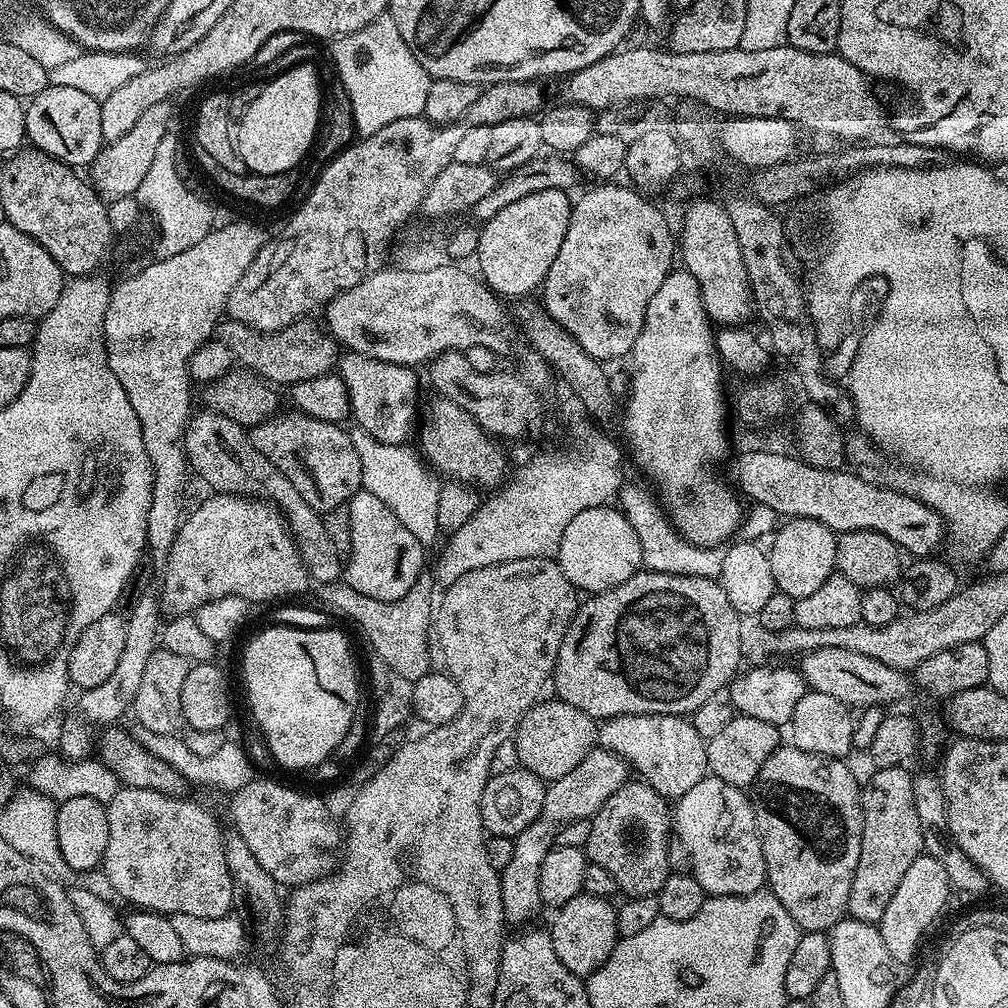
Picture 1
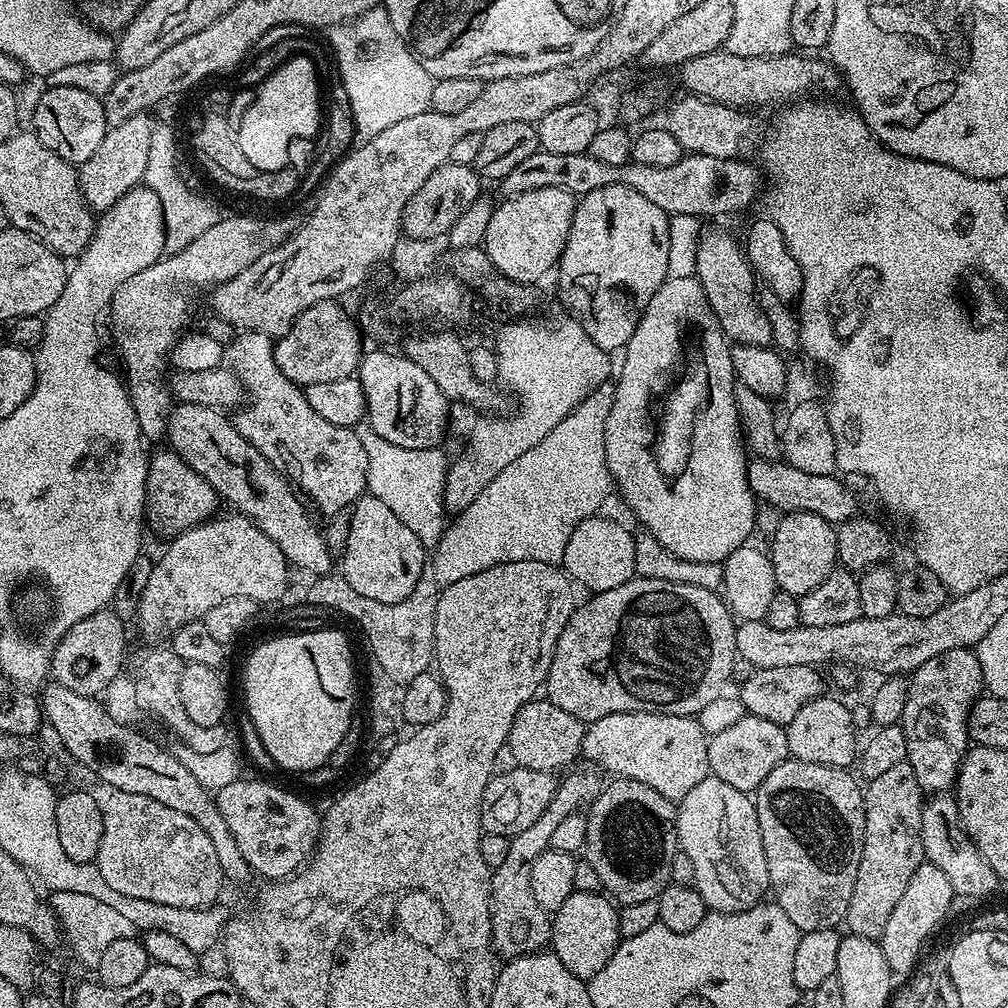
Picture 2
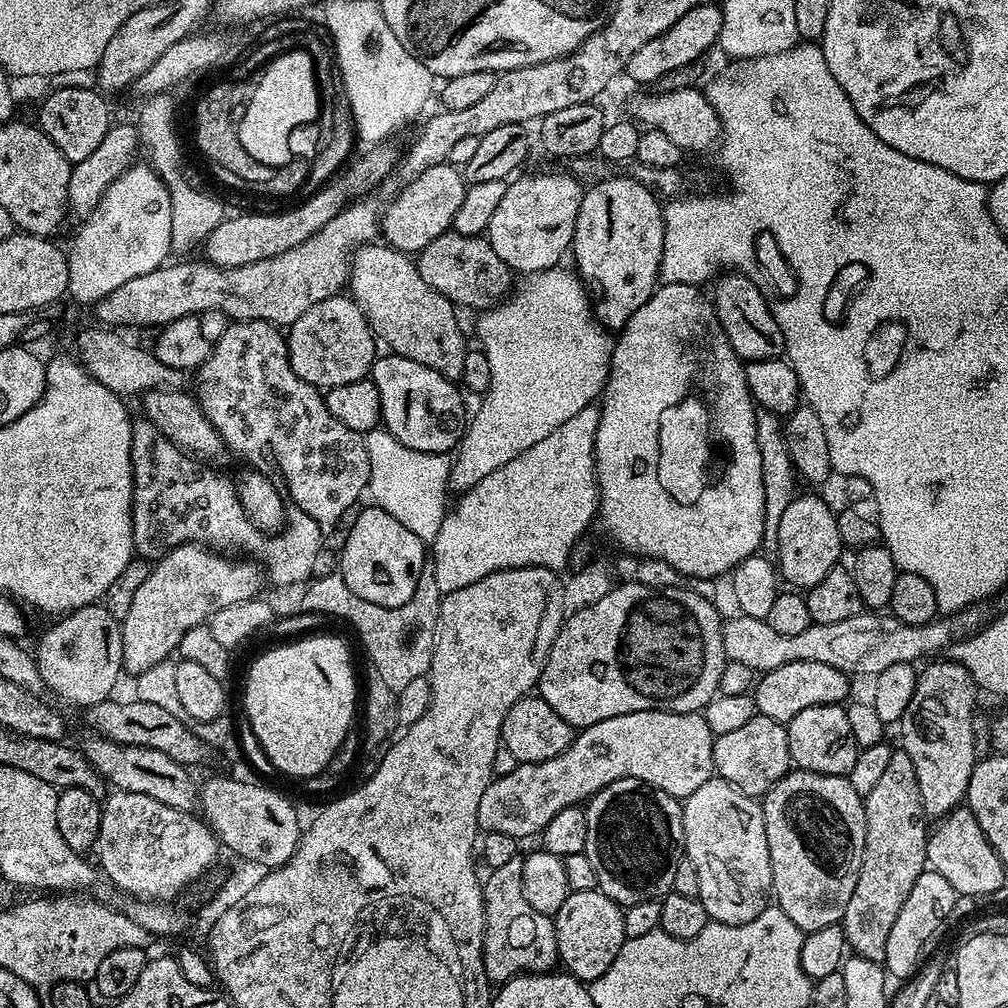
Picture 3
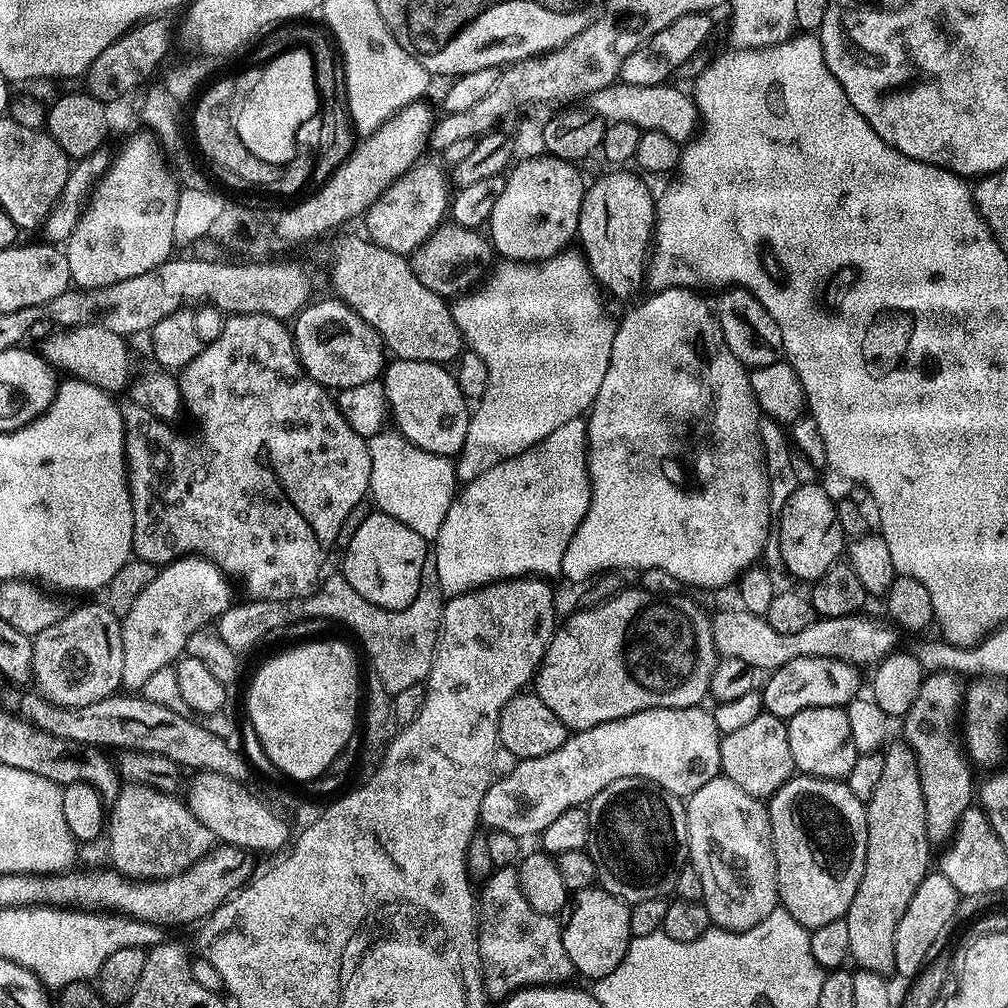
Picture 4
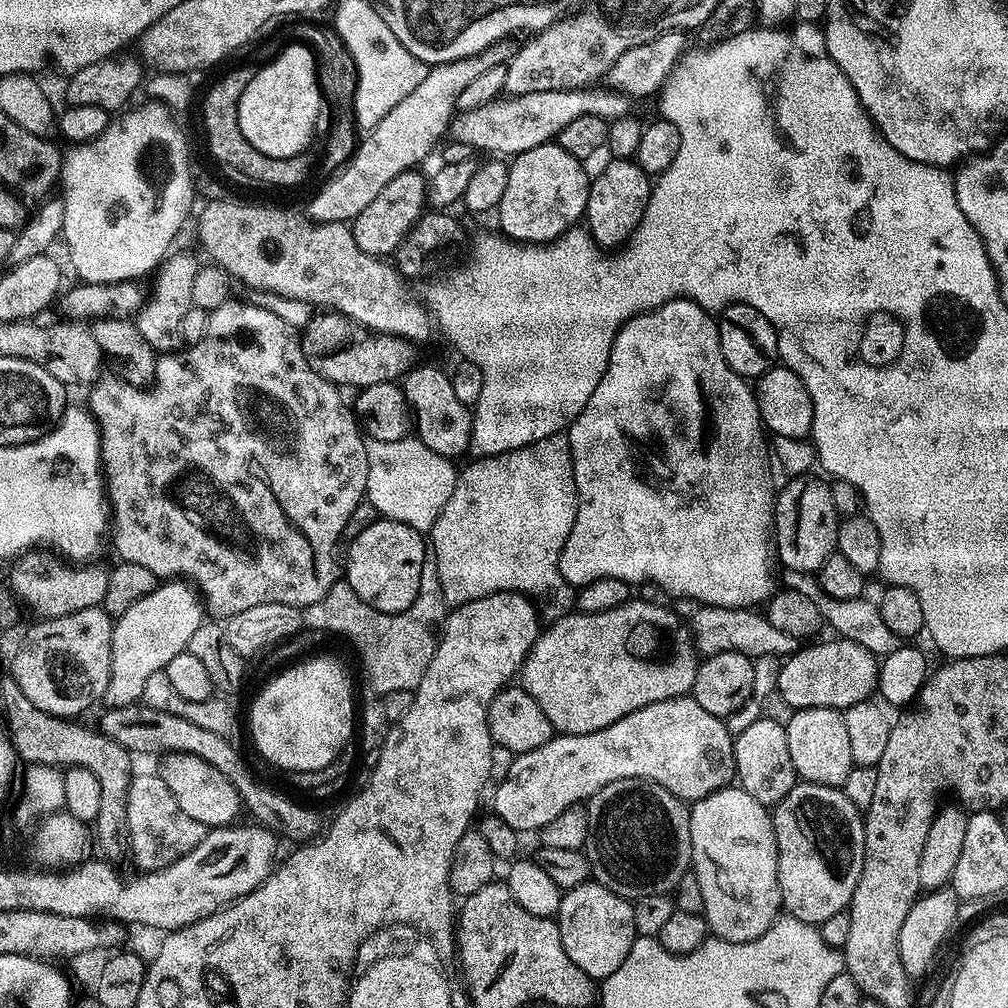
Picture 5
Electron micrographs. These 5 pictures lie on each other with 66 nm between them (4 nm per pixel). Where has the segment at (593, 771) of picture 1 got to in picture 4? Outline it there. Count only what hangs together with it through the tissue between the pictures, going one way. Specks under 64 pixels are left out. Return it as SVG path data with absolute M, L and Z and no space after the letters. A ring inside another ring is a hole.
M515 867L511 868L496 868L495 871L483 881L482 887L478 892L478 927L474 933L476 944L480 947L480 956L478 955L478 967L482 973L484 980L484 990L487 993L489 1001L497 1002L503 1001L505 998L512 995L513 992L520 991L521 988L531 988L533 986L560 986L574 976L574 969L570 958L566 954L566 946L562 946L562 934L560 929L562 927L561 921L555 916L547 916L546 914L538 914L538 910L534 910L534 906L530 906L530 902L526 902L526 898L520 889L520 873Z

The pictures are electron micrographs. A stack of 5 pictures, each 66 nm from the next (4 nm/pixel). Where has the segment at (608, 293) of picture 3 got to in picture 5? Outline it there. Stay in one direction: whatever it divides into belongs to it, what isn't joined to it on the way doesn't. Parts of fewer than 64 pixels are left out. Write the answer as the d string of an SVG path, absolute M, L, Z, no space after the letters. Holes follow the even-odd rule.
M612 158L607 162L609 164L597 176L595 173L594 179L588 185L586 227L601 249L616 250L632 239L640 220L647 213L653 181L647 172L637 166L635 159Z

